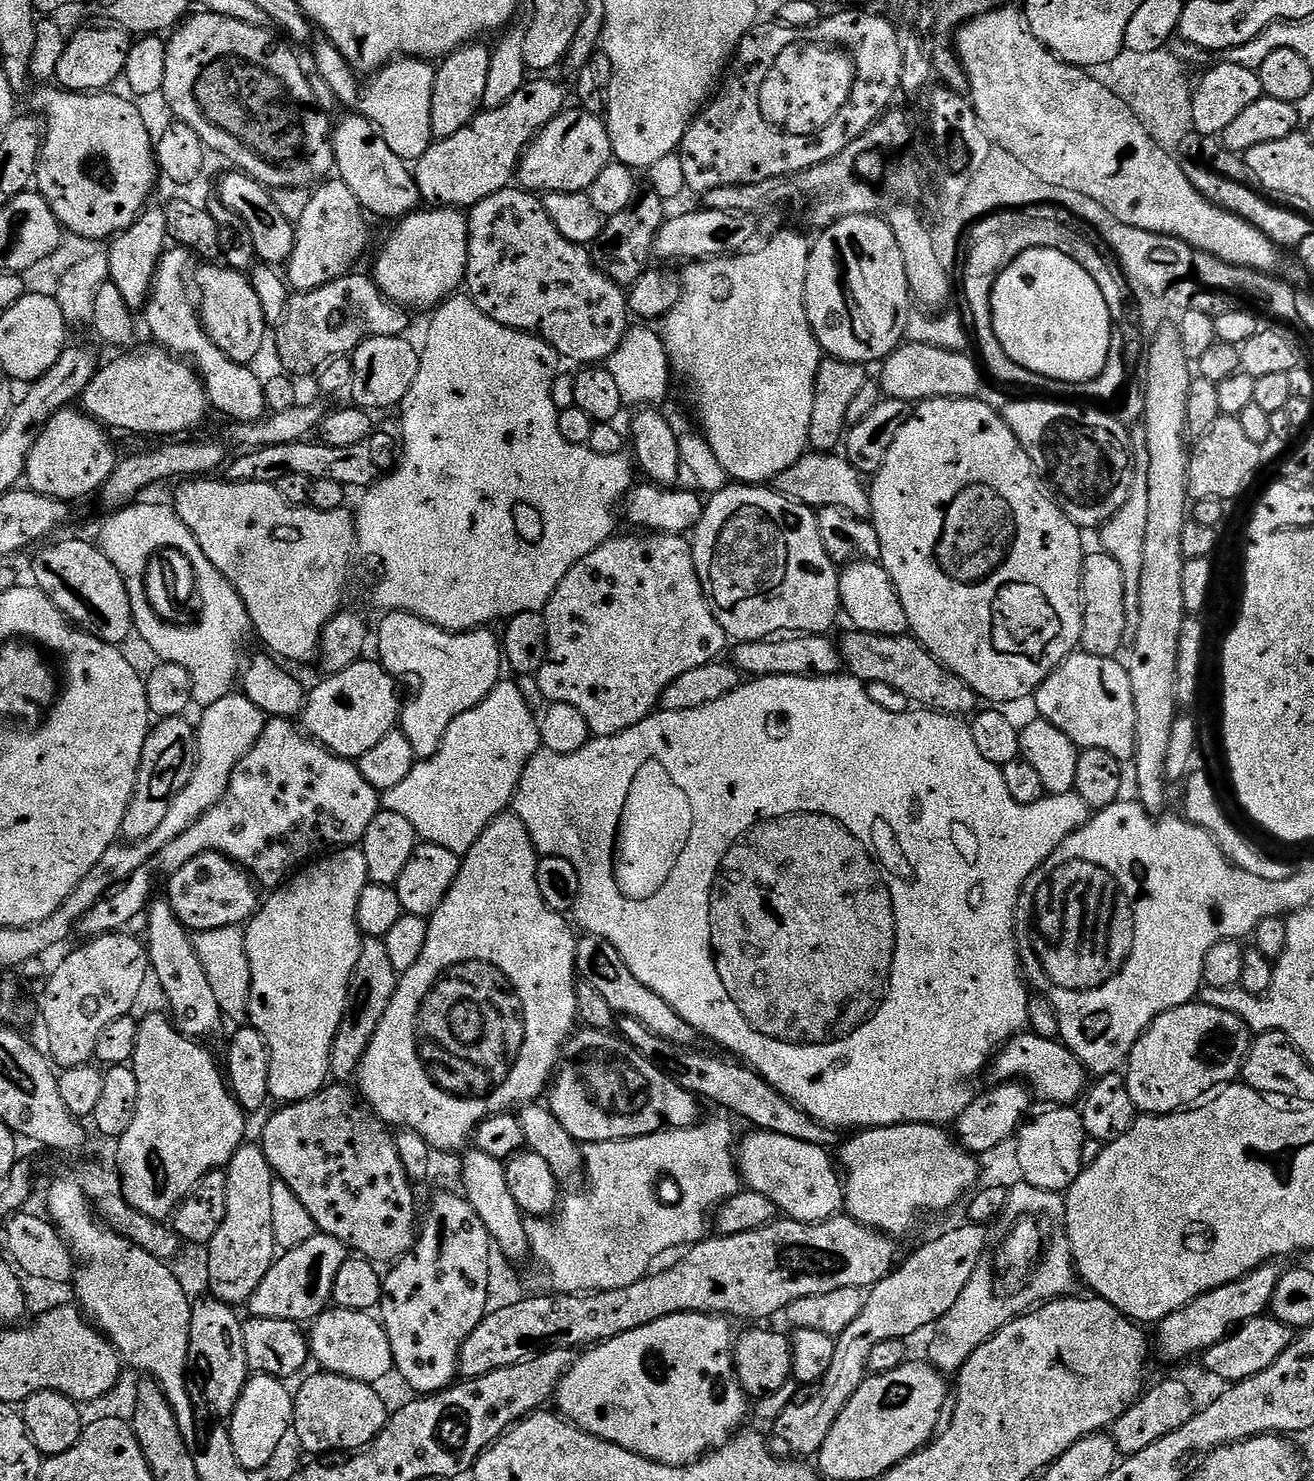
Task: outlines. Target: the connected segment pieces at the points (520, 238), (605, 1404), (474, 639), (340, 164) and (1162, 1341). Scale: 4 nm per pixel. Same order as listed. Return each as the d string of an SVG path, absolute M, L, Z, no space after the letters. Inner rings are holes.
M509 186L498 190L498 194L490 194L490 198L482 198L482 202L467 213L467 218L466 292L478 310L494 318L494 322L502 322L502 326L540 336L552 345L557 356L565 361L573 360L576 366L600 366L607 362L610 354L618 350L630 327L625 289L598 271L591 251L585 245L570 242L558 234L558 226L550 222L543 199L519 186Z
M675 1312L672 1316L655 1320L646 1326L638 1326L626 1334L618 1334L614 1338L603 1340L601 1344L589 1347L583 1354L577 1355L574 1366L556 1387L554 1404L557 1406L555 1405L555 1407L558 1409L559 1415L569 1420L571 1424L575 1424L582 1431L602 1438L611 1444L622 1446L642 1458L653 1460L659 1464L693 1464L695 1460L699 1460L701 1456L711 1452L721 1442L732 1439L743 1425L740 1423L747 1418L748 1412L750 1416L749 1397L740 1384L739 1378L736 1377L732 1324L733 1321L727 1316L714 1316L707 1312Z
M388 612L385 617L385 620L380 624L380 629L378 629L377 632L375 629L374 632L374 648L376 644L377 650L380 651L380 656L378 655L379 663L383 664L385 670L391 672L392 675L397 678L403 678L403 676L417 676L417 678L420 679L420 693L418 693L409 704L407 701L407 703L403 705L398 721L398 728L399 731L406 734L410 746L414 746L414 754L416 757L422 760L428 760L440 749L440 743L446 734L446 730L450 726L450 722L454 722L454 718L458 718L458 714L466 714L466 710L470 710L474 706L478 706L482 703L486 698L486 694L490 694L490 690L494 690L494 686L500 683L502 679L502 673L500 673L500 664L502 668L502 640L497 633L495 636L495 634L492 633L493 629L488 626L471 630L449 630L434 626L422 618L410 615L409 612Z
M353 114L341 124L335 125L332 133L332 153L336 159L338 179L350 186L354 198L358 198L365 213L381 216L384 220L399 221L412 215L421 207L420 191L416 185L413 169L405 160L398 158L390 146L386 146L382 134L365 116Z
M1272 1262L1263 1264L1262 1267L1247 1272L1241 1280L1235 1280L1232 1284L1224 1284L1220 1288L1215 1288L1213 1292L1202 1294L1198 1299L1191 1300L1186 1307L1179 1308L1165 1320L1159 1321L1155 1329L1157 1330L1156 1340L1154 1336L1155 1347L1157 1344L1161 1354L1168 1360L1184 1360L1195 1352L1197 1354L1207 1352L1218 1341L1223 1340L1226 1330L1233 1326L1263 1317L1269 1311L1272 1295L1282 1275L1281 1269L1278 1270L1276 1267L1277 1265Z

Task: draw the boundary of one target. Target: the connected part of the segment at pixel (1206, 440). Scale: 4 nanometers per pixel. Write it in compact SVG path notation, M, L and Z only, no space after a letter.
M1221 415L1210 426L1205 436L1195 441L1188 462L1188 495L1193 501L1222 500L1231 502L1252 484L1256 471L1260 468L1261 445L1250 442L1250 437L1242 431L1239 419Z

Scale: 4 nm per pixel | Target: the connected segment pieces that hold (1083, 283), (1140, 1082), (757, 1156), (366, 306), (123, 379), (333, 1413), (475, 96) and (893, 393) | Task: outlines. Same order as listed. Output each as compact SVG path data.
M1031 248L1022 253L996 277L992 287L992 329L1006 354L1027 372L1042 374L1057 385L1065 380L1085 380L1096 375L1104 364L1108 337L1114 334L1114 321L1098 290L1098 282L1066 254L1049 248Z
M1199 1002L1163 1012L1132 1047L1126 1061L1130 1098L1137 1113L1166 1116L1205 1099L1204 1088L1219 1089L1241 1075L1254 1036L1234 1014Z
M773 1132L749 1133L738 1144L738 1167L743 1183L751 1191L766 1194L787 1219L803 1224L821 1224L843 1209L845 1181L833 1157L828 1157L829 1149Z
M356 275L343 276L318 290L289 295L286 314L275 329L276 352L280 355L281 362L289 368L285 368L289 373L297 377L304 376L307 372L319 373L325 364L329 364L338 356L348 356L355 352L358 345L363 340L369 340L371 336L404 336L407 333L409 313L385 298L371 275Z
M137 347L135 350L125 351L117 355L120 357L110 361L105 368L103 365L90 382L90 386L86 386L82 397L82 408L93 420L99 420L101 424L112 430L121 428L124 432L137 432L140 436L176 438L187 433L184 432L187 428L203 422L204 415L210 412L208 395L200 380L199 372L191 363L185 362L179 356L172 355L167 348L151 347Z
M316 1370L313 1376L305 1375L299 1381L300 1389L294 1392L294 1414L292 1426L294 1440L301 1444L308 1452L340 1452L336 1454L351 1454L365 1448L371 1440L378 1435L390 1419L390 1408L384 1405L384 1400L379 1396L373 1385L354 1378L342 1377L336 1373Z
M473 42L439 61L434 78L434 98L430 102L430 126L436 140L445 140L458 134L458 130L467 128L484 108L486 77L490 74L491 57L489 45Z
M901 343L900 347L888 355L879 365L878 383L880 391L890 400L966 400L977 395L980 388L982 368L964 352L952 352L948 348L933 345Z

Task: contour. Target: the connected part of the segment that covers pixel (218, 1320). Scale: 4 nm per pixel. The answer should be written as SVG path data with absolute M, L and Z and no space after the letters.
M218 1299L196 1300L190 1314L190 1342L188 1343L188 1370L195 1391L204 1395L208 1408L216 1416L231 1417L234 1406L250 1378L244 1325L236 1317L237 1309Z

